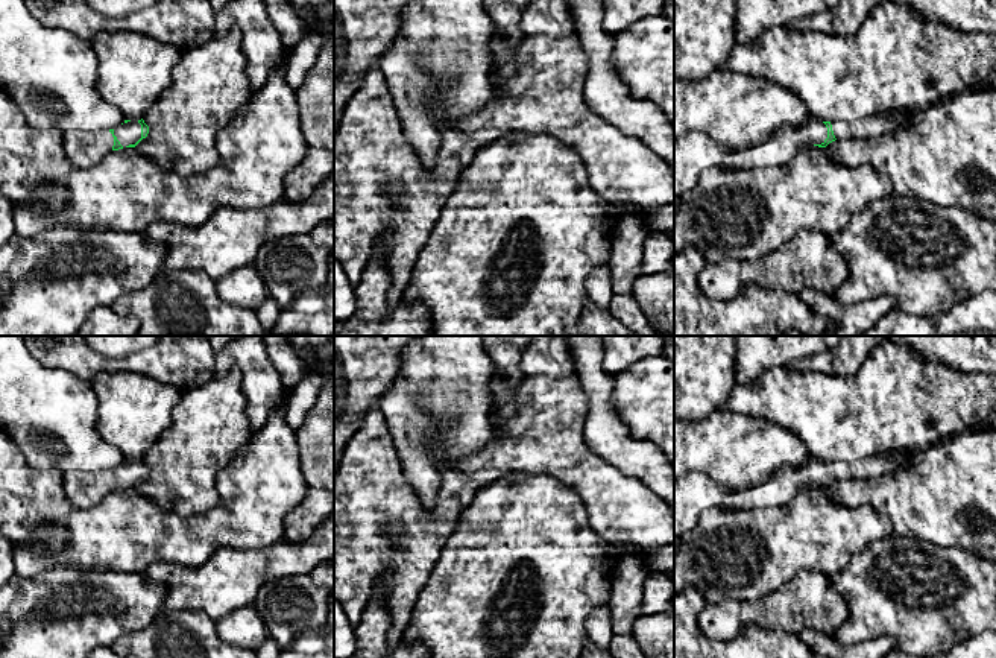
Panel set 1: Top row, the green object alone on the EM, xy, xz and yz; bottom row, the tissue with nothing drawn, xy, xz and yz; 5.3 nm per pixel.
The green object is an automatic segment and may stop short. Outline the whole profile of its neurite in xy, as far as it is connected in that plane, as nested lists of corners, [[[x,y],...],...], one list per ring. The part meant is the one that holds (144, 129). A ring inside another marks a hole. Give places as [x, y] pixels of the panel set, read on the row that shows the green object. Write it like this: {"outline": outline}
{"outline": [[[124,120],[109,131],[65,131],[64,149],[68,161],[82,169],[96,166],[108,152],[135,147],[149,134],[144,120]]]}

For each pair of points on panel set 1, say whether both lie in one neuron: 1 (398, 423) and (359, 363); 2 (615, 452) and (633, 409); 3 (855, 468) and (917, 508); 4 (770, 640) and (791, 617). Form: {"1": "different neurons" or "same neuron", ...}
{"1": "different neurons", "2": "different neurons", "3": "different neurons", "4": "different neurons"}

